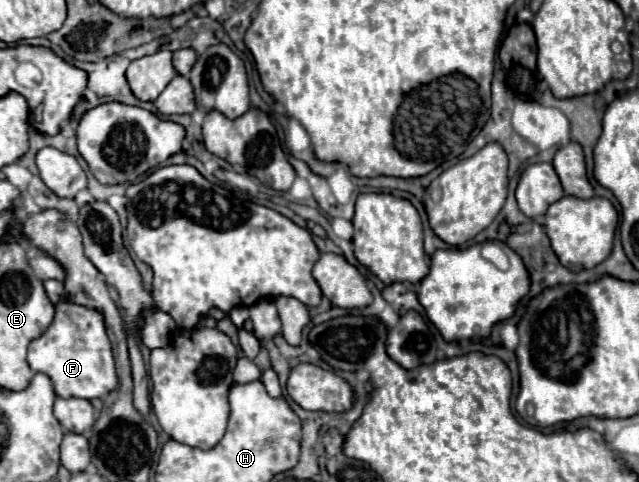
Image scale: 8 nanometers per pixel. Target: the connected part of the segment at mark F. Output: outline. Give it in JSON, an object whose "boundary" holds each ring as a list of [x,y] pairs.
{"boundary":[[[62,298],[56,304],[54,320],[46,328],[46,332],[30,342],[28,364],[34,372],[50,376],[54,390],[60,398],[106,398],[118,386],[114,358],[102,314],[86,306],[78,306],[68,298]]]}

